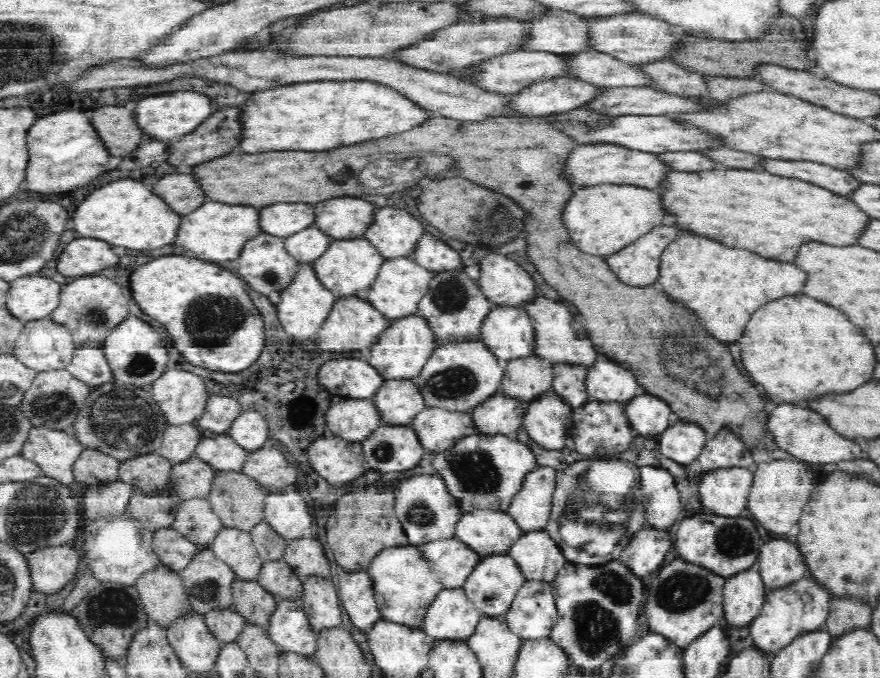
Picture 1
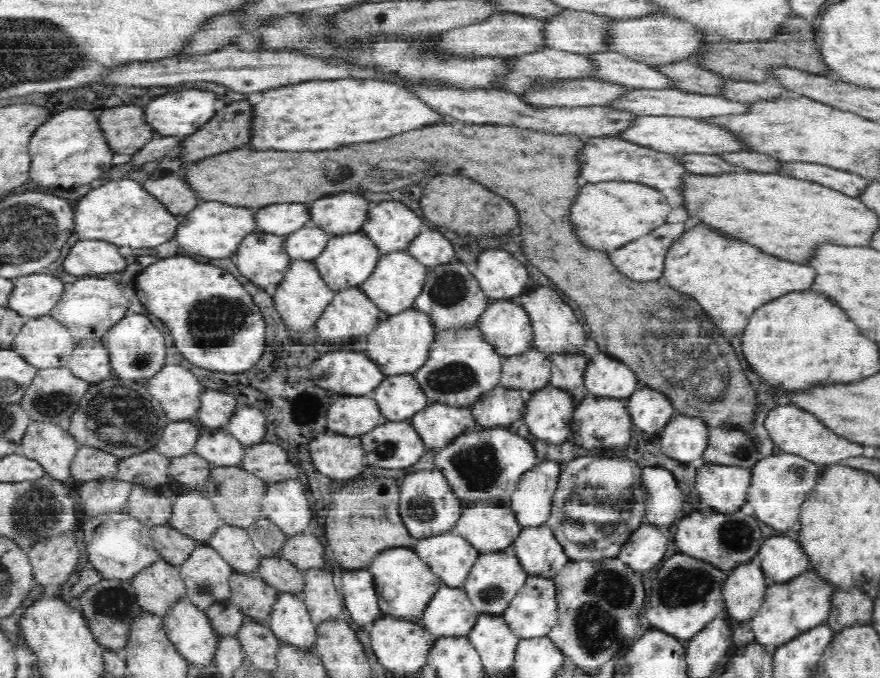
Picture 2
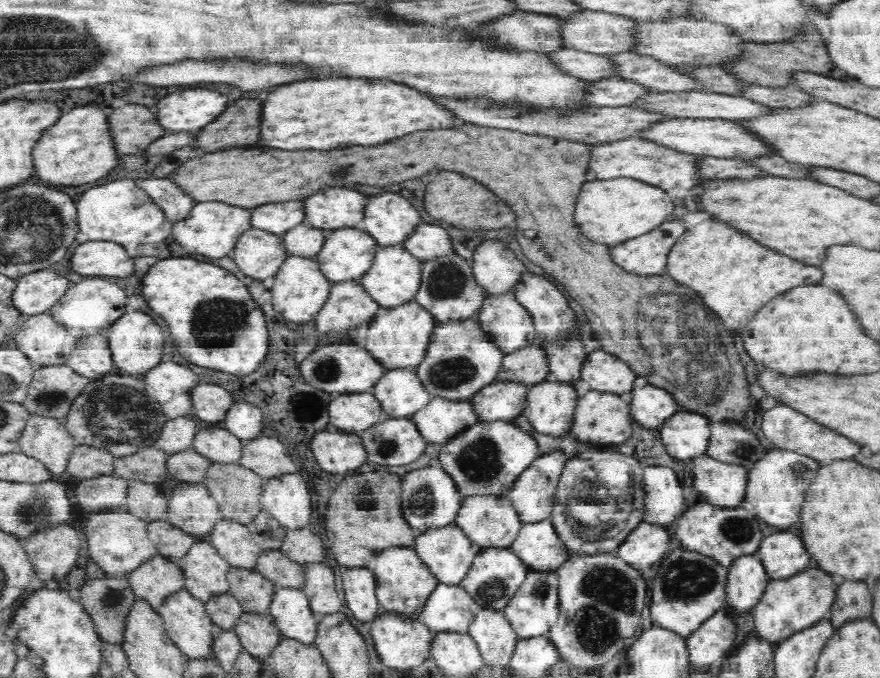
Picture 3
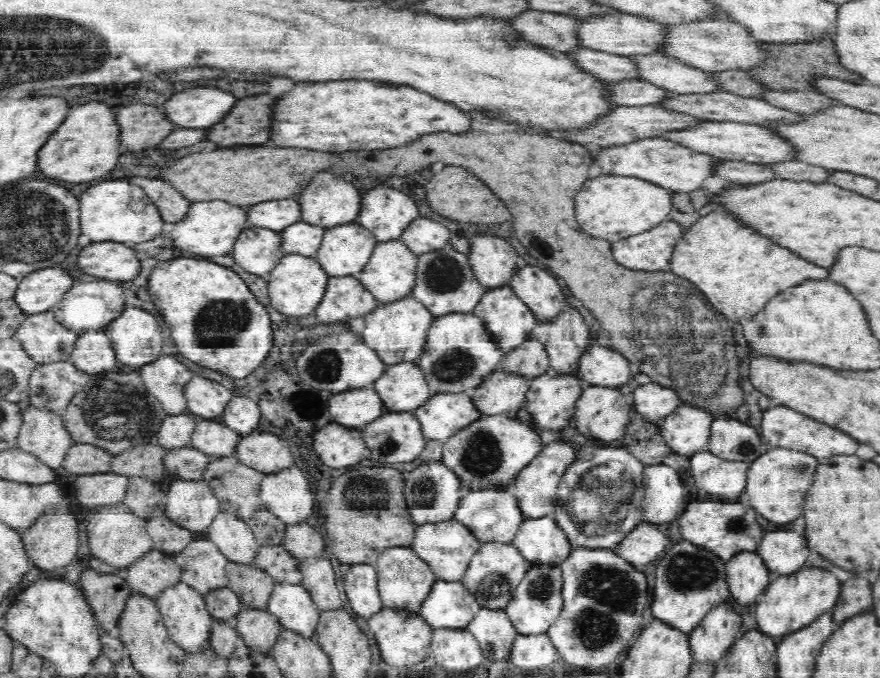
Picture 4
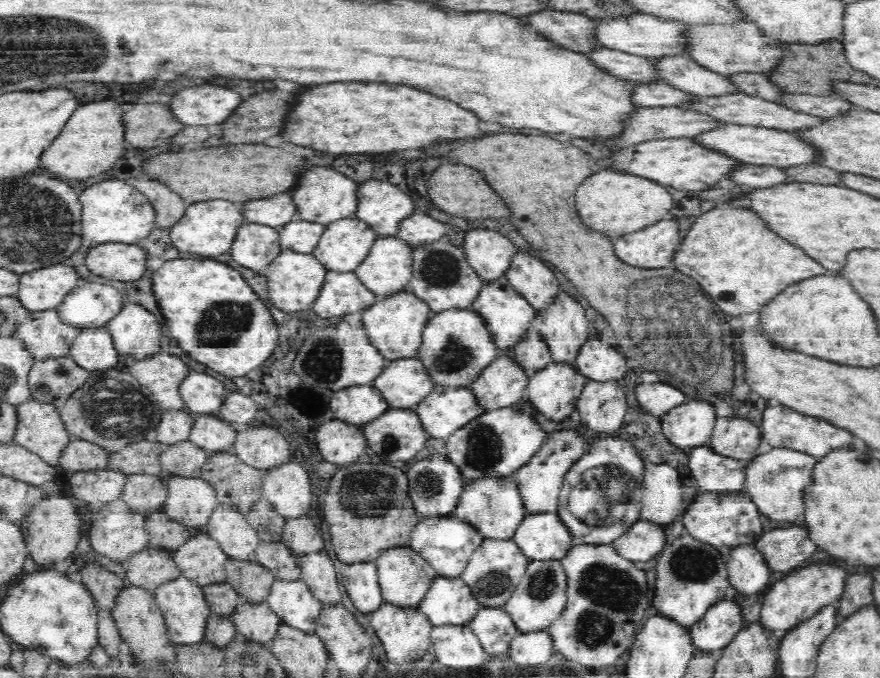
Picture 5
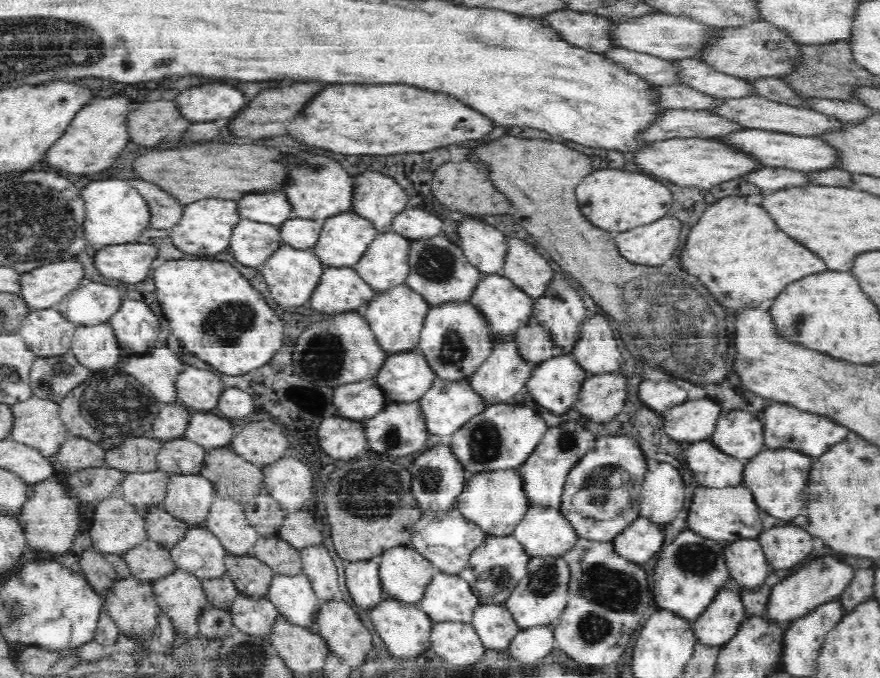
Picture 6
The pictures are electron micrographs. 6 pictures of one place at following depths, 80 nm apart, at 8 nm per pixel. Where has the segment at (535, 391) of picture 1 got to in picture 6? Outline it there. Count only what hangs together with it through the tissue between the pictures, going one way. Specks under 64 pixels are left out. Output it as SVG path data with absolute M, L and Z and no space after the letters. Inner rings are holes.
M533 320L518 328L514 336L520 354L534 364L559 353L556 334L552 332L552 328L544 327Z

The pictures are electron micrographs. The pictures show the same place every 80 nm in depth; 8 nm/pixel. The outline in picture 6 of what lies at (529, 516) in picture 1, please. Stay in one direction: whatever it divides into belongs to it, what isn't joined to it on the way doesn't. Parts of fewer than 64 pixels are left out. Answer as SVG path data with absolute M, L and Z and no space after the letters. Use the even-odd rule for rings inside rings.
M570 420L548 427L540 438L536 449L519 466L523 474L524 490L532 506L560 507L564 487L567 484L571 470L579 464L580 459L594 446L596 436L594 431L578 420Z

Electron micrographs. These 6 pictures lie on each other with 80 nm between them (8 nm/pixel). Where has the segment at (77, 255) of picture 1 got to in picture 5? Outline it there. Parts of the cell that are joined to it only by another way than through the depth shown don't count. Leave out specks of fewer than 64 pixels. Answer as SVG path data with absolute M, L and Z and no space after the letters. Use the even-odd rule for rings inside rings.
M104 243L91 246L85 264L98 276L132 282L147 273L148 257L148 249L141 243Z

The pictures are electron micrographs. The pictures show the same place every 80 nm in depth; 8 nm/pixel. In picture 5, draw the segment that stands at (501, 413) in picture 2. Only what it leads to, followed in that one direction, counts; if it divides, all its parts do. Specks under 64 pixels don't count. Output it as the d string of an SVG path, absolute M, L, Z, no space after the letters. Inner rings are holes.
M512 349L496 350L496 358L481 370L470 388L485 410L515 406L524 397L529 377L525 368L516 362Z

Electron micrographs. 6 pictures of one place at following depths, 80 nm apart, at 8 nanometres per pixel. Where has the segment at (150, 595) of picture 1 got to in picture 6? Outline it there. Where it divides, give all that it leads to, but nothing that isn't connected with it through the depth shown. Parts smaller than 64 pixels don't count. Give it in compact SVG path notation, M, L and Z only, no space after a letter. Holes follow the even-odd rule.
M146 538L136 546L124 550L120 556L129 566L132 576L152 581L177 568L169 552L170 549L159 542Z

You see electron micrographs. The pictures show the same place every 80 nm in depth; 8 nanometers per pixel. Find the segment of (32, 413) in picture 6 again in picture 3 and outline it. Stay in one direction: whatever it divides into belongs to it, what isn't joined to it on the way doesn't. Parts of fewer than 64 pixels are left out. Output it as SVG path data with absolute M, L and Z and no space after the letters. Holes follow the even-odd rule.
M32 413L26 418L19 443L20 451L40 460L56 477L65 472L70 452L77 445L64 421Z

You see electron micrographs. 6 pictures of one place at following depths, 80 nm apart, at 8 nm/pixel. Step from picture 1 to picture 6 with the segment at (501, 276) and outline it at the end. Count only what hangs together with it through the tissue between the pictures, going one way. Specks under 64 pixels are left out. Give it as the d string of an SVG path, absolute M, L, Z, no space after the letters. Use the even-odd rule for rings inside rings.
M480 216L462 217L454 226L459 247L481 273L501 271L507 238L503 232L482 221Z

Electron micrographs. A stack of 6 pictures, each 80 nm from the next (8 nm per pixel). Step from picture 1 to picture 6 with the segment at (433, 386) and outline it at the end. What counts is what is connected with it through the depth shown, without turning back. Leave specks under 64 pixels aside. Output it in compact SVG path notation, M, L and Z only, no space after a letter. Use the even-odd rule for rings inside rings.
M453 299L429 306L419 337L419 348L439 378L457 382L469 379L472 370L488 358L493 342L484 314L469 300Z

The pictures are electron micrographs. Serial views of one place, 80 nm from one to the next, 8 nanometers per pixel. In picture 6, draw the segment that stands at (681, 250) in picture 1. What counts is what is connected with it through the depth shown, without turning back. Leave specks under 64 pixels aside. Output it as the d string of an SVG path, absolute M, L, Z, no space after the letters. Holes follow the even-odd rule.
M739 193L718 199L704 211L690 231L681 254L683 269L703 282L716 298L717 304L722 304L723 308L748 306L749 303L760 303L767 298L777 297L791 282L802 276L824 272L828 269L824 262L816 252L808 250L804 244L780 230L774 218L760 204L750 204L748 195Z

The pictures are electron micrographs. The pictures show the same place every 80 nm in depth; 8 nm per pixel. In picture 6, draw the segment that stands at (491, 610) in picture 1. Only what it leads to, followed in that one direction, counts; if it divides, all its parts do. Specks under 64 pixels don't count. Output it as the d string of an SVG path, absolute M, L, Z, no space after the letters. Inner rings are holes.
M490 534L472 551L468 564L459 572L459 575L471 583L472 590L475 591L475 596L481 603L504 603L524 578L531 558L531 554L527 553L523 543L513 534Z

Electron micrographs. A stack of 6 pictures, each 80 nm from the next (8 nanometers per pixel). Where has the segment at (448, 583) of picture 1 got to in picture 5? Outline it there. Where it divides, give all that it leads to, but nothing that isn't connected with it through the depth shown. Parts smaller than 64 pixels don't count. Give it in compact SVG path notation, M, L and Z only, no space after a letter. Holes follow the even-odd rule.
M453 514L426 516L412 528L409 546L422 558L425 558L435 569L438 575L460 577L468 564L474 550L483 542L485 536L475 525L458 518Z

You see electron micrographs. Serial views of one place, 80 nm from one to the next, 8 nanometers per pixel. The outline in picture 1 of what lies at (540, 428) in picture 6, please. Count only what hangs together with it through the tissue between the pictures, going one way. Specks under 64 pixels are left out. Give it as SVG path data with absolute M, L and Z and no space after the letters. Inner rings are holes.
M485 432L469 434L456 440L446 450L435 452L435 456L434 468L446 481L450 494L459 502L462 512L484 507L507 510L512 497L520 490L524 476L538 466L534 452L524 442L516 439L514 435L500 434L499 432L496 434L486 434Z

